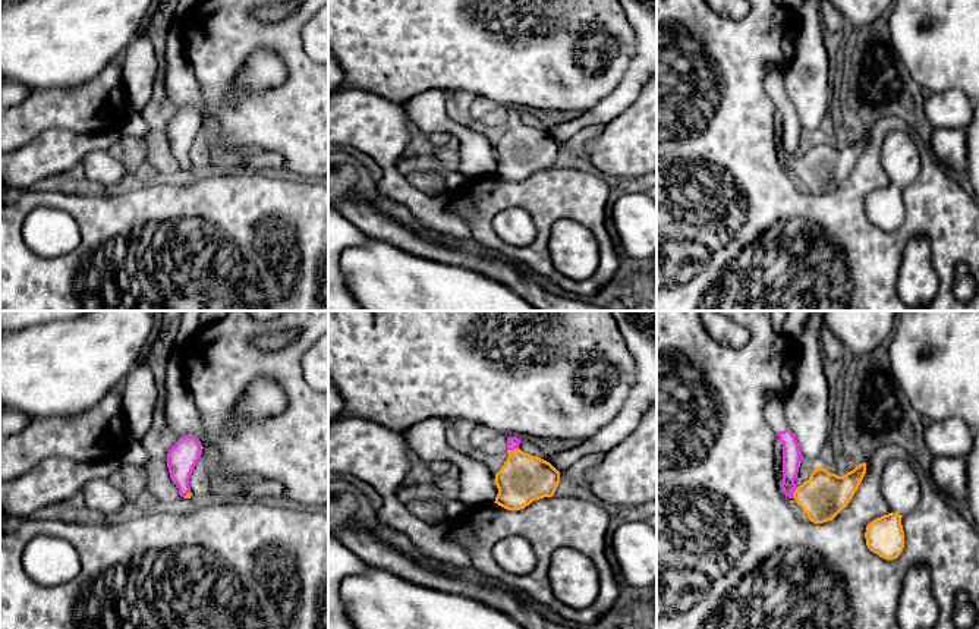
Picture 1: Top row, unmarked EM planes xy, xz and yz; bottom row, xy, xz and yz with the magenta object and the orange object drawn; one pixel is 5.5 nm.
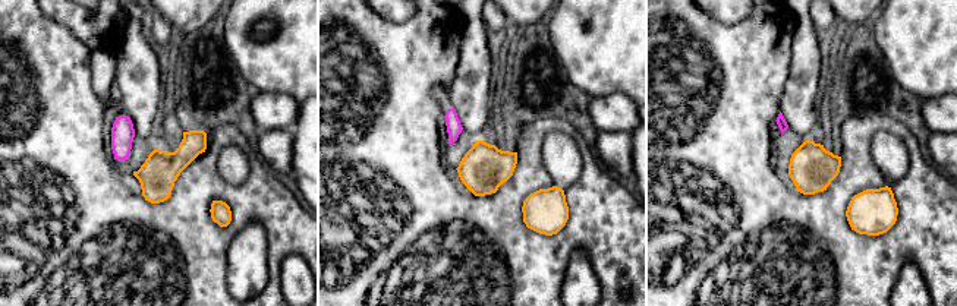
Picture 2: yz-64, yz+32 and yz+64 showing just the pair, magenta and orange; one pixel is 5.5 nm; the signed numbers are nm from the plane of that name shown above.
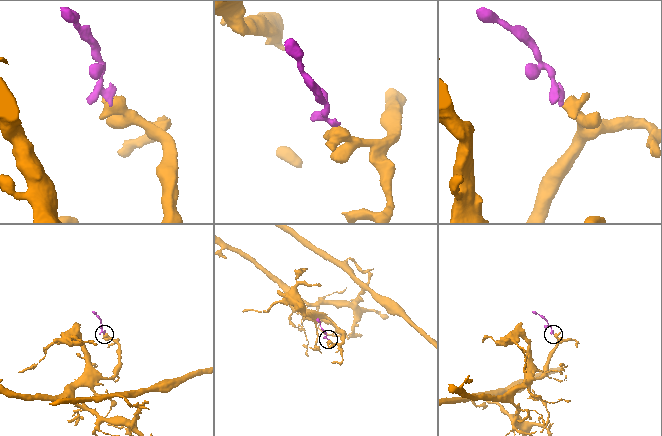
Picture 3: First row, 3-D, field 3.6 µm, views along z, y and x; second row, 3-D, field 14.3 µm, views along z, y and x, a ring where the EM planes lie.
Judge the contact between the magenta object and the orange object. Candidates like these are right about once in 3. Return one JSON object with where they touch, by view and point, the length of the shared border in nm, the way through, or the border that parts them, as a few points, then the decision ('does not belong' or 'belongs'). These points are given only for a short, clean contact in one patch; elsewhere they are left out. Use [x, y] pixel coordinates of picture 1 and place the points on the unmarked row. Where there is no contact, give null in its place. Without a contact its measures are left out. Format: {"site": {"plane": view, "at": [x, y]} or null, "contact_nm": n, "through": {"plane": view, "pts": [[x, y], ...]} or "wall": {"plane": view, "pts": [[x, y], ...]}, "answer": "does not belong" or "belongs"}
{"site": {"plane": "xz", "at": [512, 120]}, "contact_nm": 70, "through": {"plane": "xz", "pts": [[513, 115], [512, 120], [523, 150]]}, "answer": "belongs"}

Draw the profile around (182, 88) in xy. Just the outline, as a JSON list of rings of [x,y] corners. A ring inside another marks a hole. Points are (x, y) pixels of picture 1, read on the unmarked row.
[[[180,15],[174,19],[169,37],[166,53],[164,88],[176,110],[195,107],[202,119],[213,119],[207,106],[205,94],[201,89],[188,57],[188,47],[180,31]]]

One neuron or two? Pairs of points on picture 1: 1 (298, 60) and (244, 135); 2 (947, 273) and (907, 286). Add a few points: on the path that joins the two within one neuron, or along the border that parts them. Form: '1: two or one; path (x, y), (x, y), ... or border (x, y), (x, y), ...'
1: one; path (298, 79), (263, 116)
2: two; border (928, 242), (937, 277), (935, 295)

